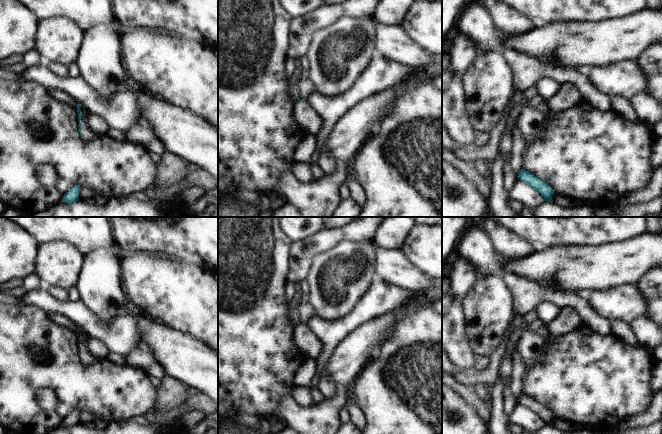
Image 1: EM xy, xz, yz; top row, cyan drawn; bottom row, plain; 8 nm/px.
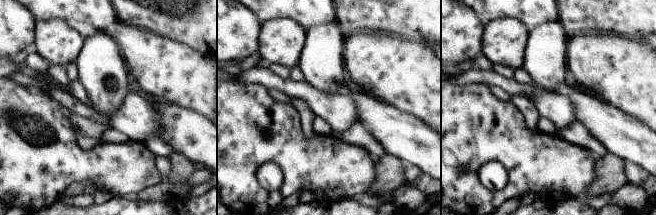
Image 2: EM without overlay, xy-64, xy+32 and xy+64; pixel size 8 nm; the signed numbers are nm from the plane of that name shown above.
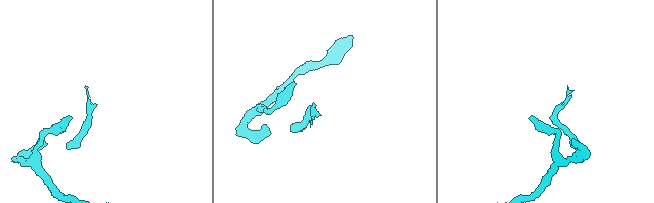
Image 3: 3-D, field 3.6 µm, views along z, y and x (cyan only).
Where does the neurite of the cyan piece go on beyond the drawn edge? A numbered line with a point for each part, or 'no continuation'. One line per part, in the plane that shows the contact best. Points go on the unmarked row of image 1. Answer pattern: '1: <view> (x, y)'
1: xy (88, 359)

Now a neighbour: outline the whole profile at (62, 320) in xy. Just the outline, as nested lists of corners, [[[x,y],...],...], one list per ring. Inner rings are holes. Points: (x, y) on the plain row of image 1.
[[[51,313],[49,314],[50,317],[56,322],[58,323],[59,325],[63,326],[63,327],[68,327],[70,329],[73,329],[74,331],[77,332],[77,329],[79,328],[77,326],[77,324],[72,321],[70,318],[64,316],[64,315],[61,315],[59,313]]]

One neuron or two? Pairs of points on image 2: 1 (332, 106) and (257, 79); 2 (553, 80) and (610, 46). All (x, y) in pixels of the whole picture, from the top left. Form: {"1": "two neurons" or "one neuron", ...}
{"1": "one neuron", "2": "two neurons"}

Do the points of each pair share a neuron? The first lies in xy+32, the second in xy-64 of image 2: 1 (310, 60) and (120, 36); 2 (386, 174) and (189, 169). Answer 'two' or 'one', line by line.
1: two
2: one

